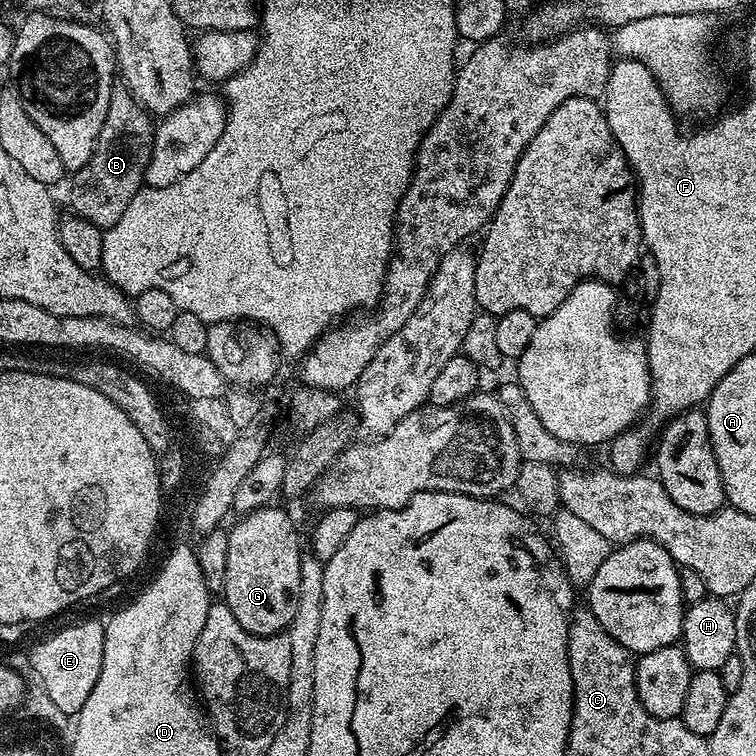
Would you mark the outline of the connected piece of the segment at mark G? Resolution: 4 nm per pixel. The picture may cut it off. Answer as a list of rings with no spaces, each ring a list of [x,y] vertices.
[[[277,506],[260,508],[257,512],[241,515],[233,528],[227,529],[228,549],[226,550],[226,582],[222,593],[223,603],[238,618],[238,626],[255,636],[273,636],[284,632],[298,610],[300,589],[300,536],[296,524]]]

